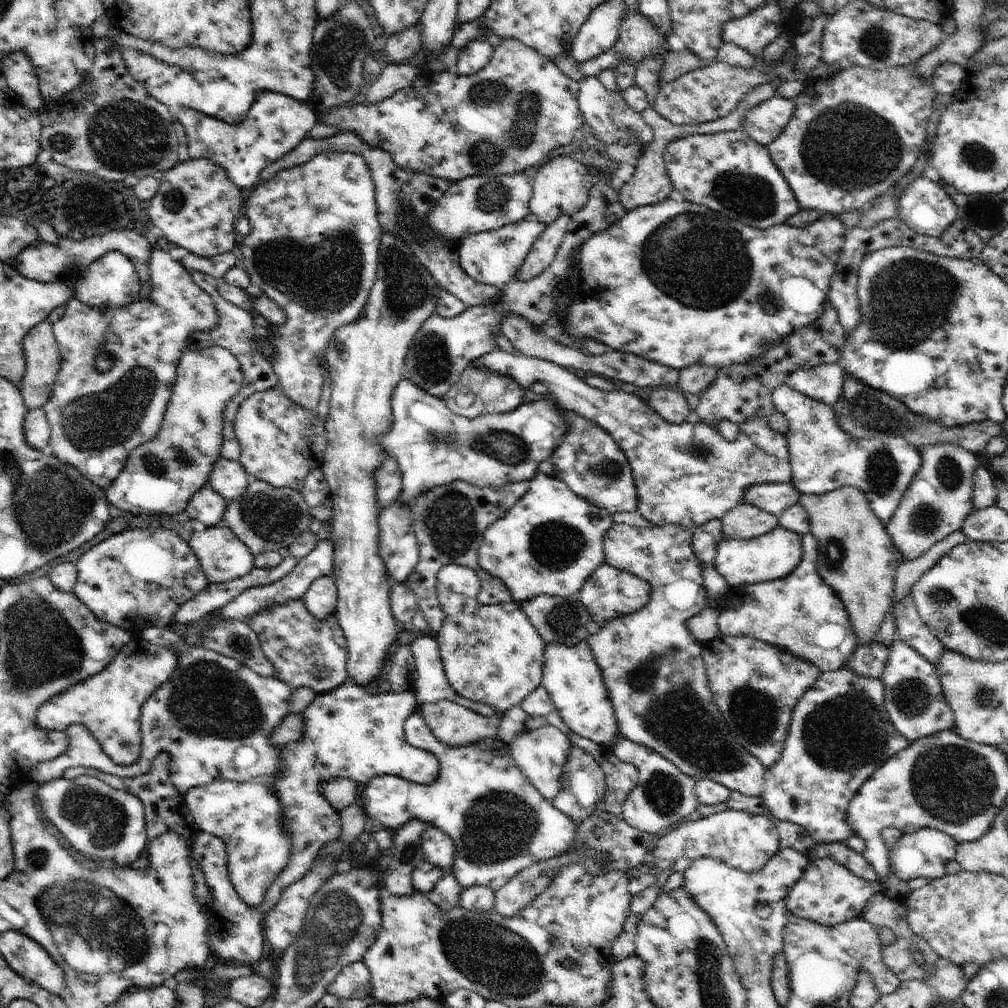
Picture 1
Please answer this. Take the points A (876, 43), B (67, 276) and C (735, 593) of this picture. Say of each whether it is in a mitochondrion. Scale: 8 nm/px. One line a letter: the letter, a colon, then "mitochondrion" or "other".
A: mitochondrion
B: other
C: other

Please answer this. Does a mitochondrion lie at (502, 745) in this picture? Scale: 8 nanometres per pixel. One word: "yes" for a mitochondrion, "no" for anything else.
no

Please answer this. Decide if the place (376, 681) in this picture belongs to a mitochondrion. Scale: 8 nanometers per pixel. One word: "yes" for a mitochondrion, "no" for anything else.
no

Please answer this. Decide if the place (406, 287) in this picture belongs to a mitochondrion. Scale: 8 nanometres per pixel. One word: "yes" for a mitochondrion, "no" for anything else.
yes

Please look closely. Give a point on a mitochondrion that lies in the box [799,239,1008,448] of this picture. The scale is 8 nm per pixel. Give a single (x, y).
(909, 298)

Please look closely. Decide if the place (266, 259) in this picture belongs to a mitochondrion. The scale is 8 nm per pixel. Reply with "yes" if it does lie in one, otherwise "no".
yes

